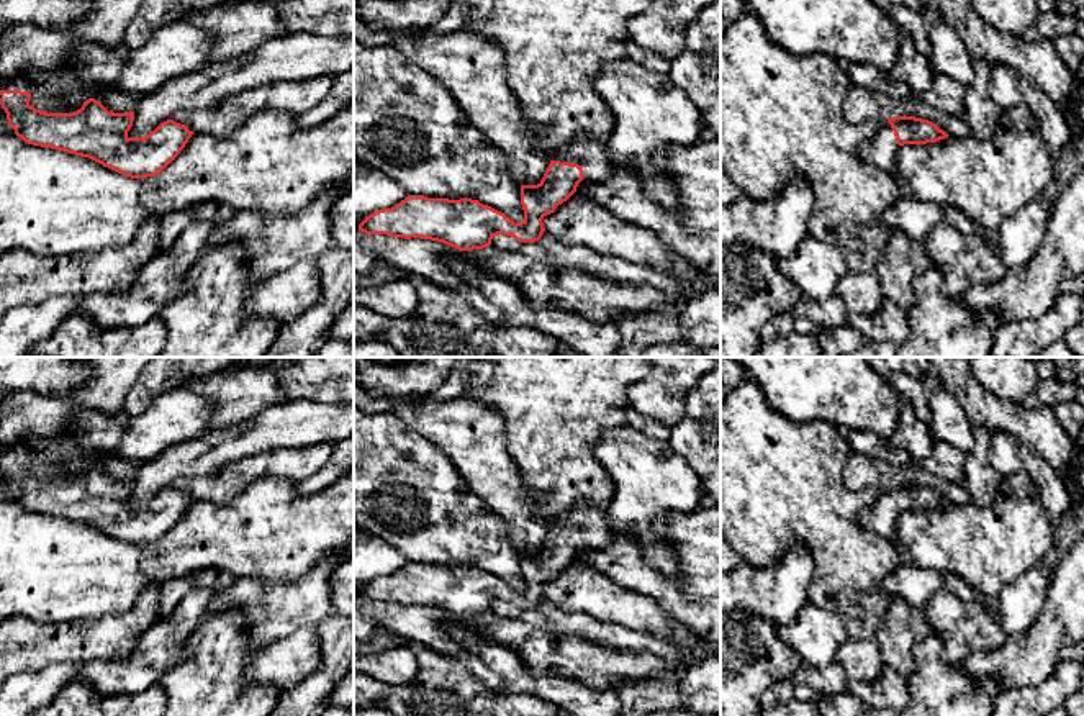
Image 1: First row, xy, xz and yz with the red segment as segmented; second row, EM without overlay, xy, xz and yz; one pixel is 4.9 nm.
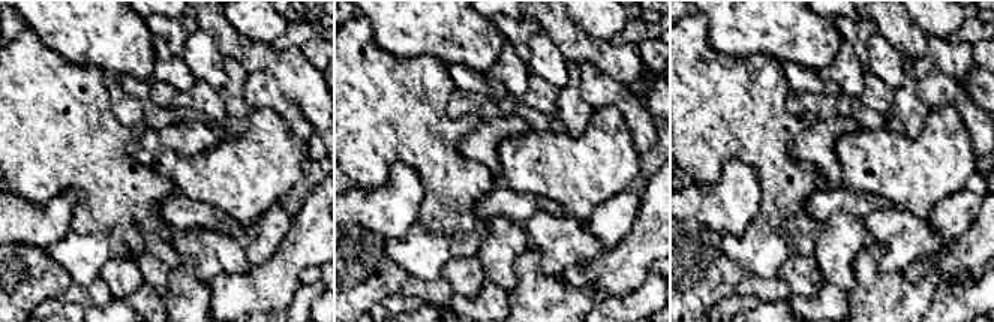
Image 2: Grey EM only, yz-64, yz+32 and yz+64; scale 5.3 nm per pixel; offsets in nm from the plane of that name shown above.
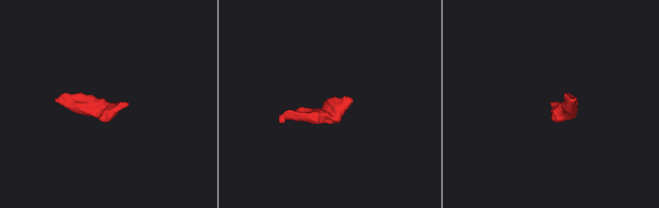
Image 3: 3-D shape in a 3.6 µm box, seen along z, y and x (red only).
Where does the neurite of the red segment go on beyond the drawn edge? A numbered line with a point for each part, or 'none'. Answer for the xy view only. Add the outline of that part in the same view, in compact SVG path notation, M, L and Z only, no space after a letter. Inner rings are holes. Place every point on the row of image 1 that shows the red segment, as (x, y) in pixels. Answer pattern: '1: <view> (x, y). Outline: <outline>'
1: xy (23, 81). Outline: M23 69L16 77L0 77L0 90L31 92L33 74L34 74L34 70Z

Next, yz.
1: yz (881, 149). Outline: M883 120L879 129L856 147L858 157L899 180L899 144L896 134L888 121Z

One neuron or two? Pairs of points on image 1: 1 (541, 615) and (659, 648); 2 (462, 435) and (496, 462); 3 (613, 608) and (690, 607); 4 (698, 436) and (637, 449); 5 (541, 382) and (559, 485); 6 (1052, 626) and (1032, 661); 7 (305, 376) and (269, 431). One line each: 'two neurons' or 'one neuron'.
1: one neuron
2: one neuron
3: two neurons
4: two neurons
5: one neuron
6: one neuron
7: two neurons

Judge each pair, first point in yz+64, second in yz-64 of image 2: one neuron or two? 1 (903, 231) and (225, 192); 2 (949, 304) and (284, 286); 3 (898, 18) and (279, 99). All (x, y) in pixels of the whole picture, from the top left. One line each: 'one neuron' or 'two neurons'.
1: two neurons
2: two neurons
3: two neurons

